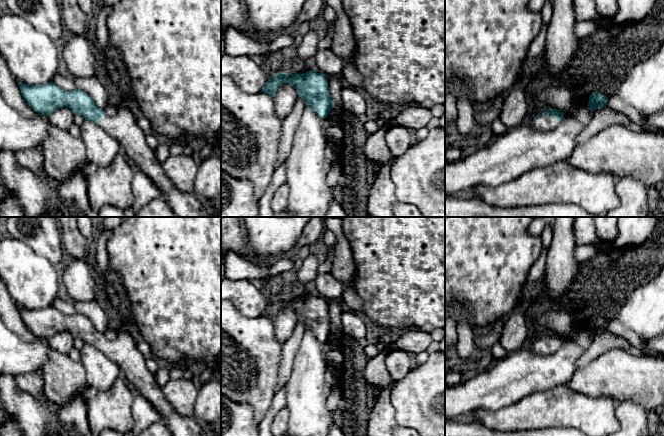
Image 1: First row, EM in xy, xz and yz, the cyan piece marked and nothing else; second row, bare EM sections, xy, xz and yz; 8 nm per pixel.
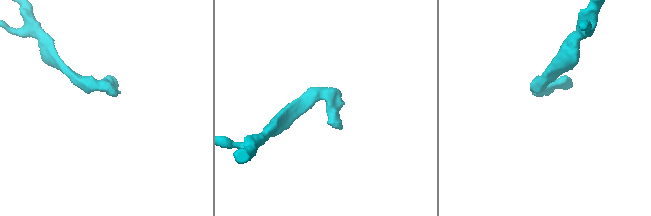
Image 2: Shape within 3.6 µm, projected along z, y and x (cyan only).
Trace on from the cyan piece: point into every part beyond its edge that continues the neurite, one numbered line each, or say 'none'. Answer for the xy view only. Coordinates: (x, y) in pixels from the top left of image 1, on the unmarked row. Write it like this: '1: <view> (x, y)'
1: xy (124, 351)

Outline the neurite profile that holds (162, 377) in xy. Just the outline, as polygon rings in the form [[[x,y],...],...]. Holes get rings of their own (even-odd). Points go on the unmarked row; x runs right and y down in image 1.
[[[160,367],[158,371],[154,374],[156,384],[162,388],[170,379],[169,370],[164,367]]]

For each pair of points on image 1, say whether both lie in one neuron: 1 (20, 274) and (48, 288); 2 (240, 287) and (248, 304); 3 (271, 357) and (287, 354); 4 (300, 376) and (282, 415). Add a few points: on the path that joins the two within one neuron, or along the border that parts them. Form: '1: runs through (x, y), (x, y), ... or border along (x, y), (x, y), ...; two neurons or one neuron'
1: runs through (27, 276), (41, 288); one neuron
2: runs through (240, 291), (248, 300); one neuron
3: border along (283, 344), (279, 376), (277, 378); two neurons
4: border along (285, 407), (289, 412), (288, 425); two neurons

